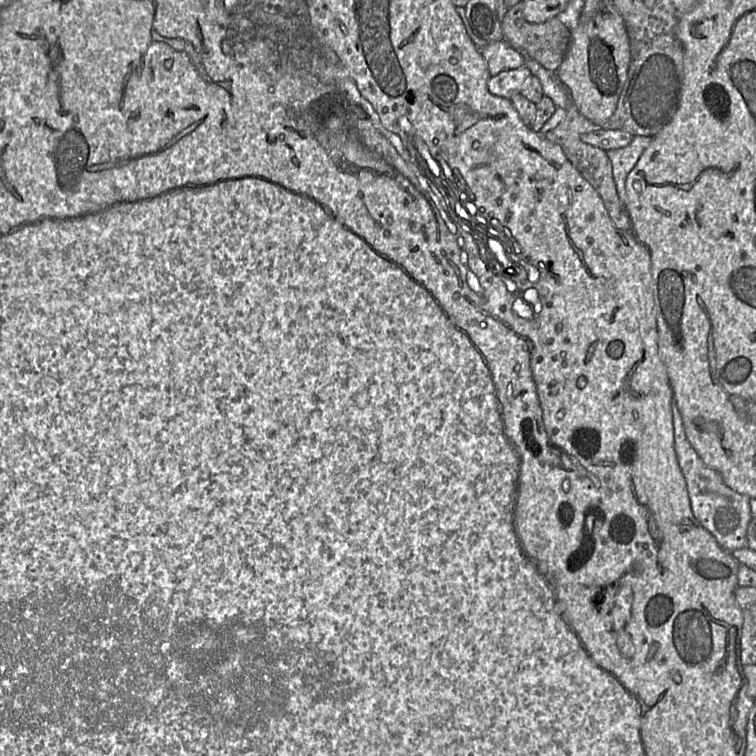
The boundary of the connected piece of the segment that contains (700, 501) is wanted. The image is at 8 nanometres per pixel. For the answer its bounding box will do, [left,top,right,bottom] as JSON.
[673,400,752,552]

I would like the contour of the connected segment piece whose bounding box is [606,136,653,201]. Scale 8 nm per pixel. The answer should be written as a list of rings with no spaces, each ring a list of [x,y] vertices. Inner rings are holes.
[[[633,136],[629,145],[619,149],[606,151],[612,164],[613,178],[619,197],[626,199],[626,179],[634,168],[642,153],[652,142],[650,136]]]

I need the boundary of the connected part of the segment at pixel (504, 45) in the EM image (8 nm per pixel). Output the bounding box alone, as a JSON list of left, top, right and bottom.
[481,40,526,76]

